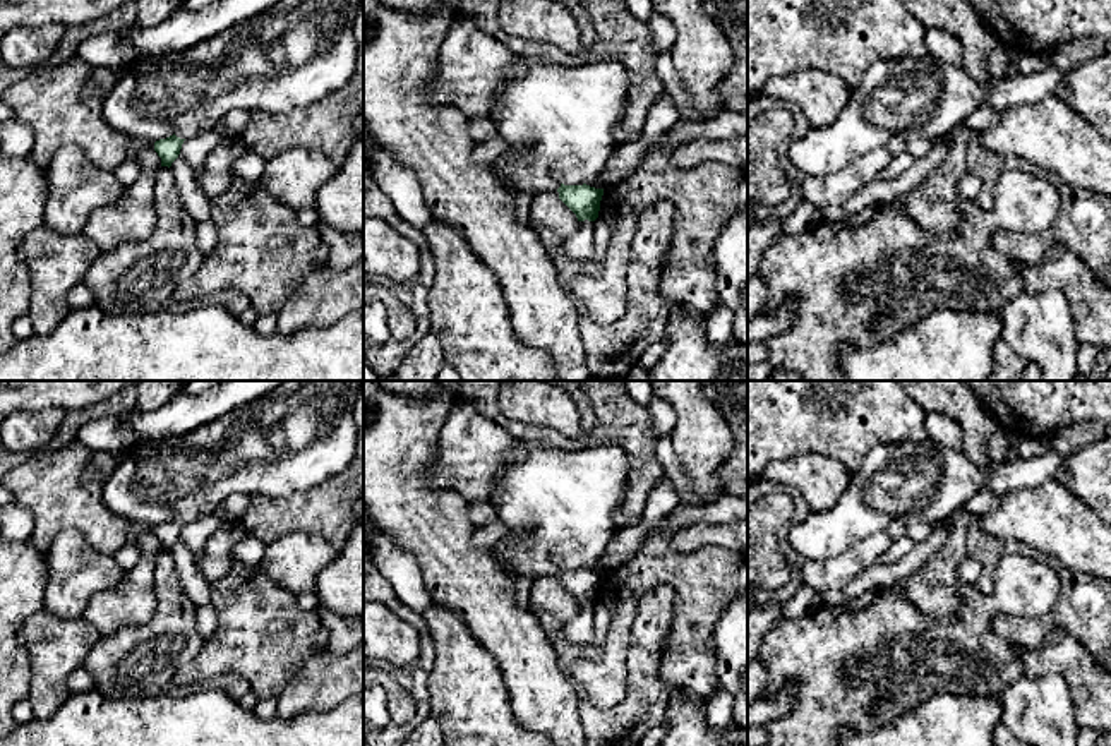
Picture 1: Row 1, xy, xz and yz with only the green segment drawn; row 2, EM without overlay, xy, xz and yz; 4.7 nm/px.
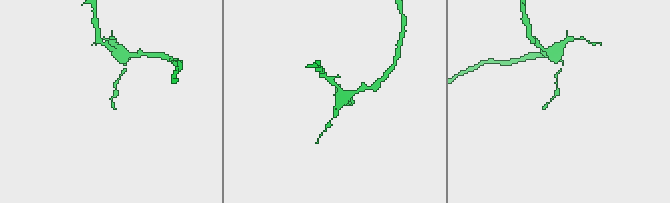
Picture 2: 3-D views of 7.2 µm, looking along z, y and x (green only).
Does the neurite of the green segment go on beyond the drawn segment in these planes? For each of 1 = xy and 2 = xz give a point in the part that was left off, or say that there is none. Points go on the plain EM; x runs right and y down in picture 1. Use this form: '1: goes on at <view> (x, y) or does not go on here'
1: does not go on here
2: does not go on here

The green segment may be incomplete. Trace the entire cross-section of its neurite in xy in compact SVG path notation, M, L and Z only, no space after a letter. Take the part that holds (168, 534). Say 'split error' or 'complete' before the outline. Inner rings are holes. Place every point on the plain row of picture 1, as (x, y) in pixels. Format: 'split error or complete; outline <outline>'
complete; outline M175 518L166 521L166 523L159 523L154 526L154 535L158 537L158 540L161 542L161 550L171 550L171 547L178 542L182 528L185 523L177 521Z

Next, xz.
complete; outline M564 569L557 573L559 583L576 599L578 605L595 605L600 595L604 573L583 569Z

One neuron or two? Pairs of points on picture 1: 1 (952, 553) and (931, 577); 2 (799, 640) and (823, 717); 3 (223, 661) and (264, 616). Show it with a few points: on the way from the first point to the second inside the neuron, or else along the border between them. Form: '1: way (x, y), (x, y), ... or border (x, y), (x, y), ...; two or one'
1: way (947, 558), (936, 571); one
2: way (818, 659), (827, 667), (827, 698); one
3: way (235, 650), (259, 628); one

